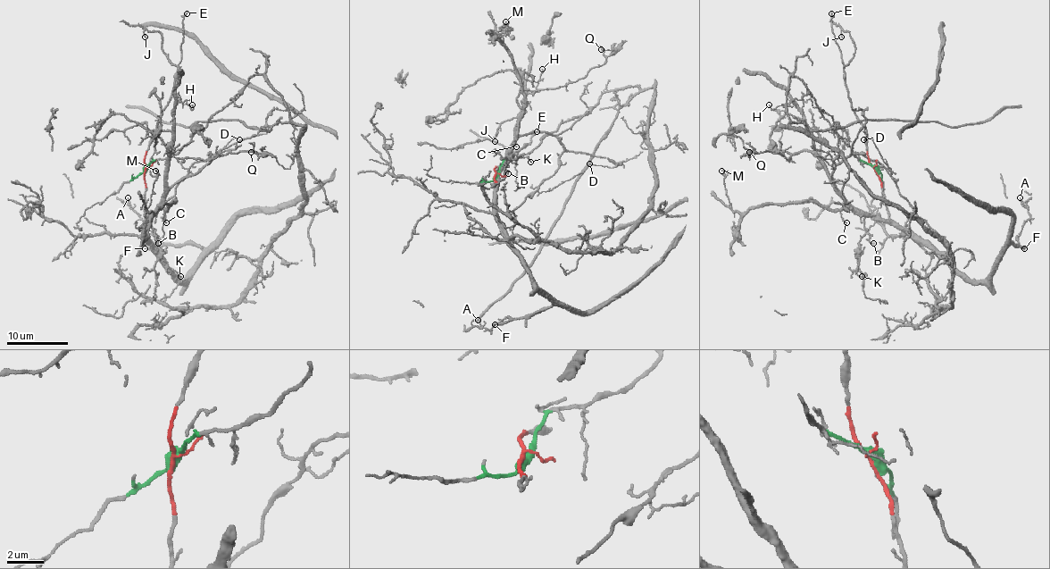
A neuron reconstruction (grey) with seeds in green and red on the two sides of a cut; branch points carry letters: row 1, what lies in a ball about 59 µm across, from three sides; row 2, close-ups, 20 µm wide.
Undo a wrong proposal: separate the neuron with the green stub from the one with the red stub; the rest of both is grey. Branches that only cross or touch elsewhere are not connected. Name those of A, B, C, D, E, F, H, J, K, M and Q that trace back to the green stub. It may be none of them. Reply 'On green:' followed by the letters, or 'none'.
On green: none

